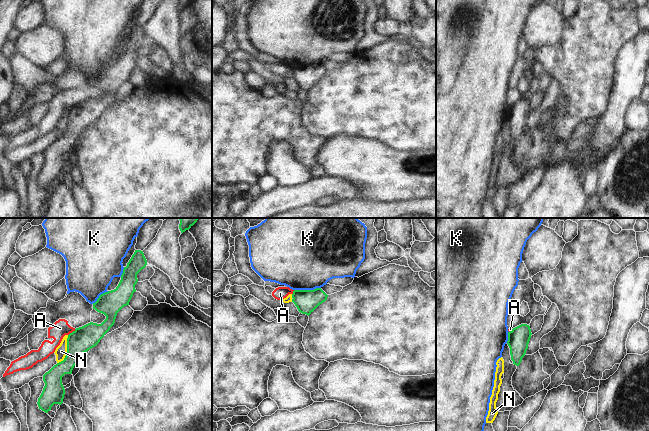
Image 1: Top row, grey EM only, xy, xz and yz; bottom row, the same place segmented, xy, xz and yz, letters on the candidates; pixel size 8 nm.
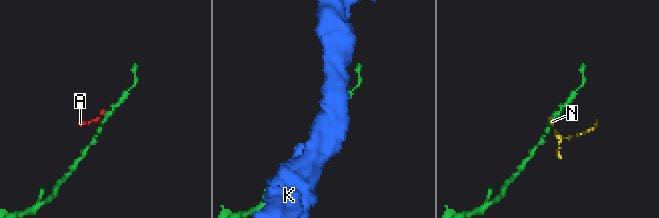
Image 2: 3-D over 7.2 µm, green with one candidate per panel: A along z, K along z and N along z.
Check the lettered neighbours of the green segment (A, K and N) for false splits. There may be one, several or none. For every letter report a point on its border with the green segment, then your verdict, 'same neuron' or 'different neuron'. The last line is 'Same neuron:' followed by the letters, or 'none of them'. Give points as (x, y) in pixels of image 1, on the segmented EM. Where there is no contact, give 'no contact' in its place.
A: contact xy (72, 332); different neuron
K: contact xz (307, 290); different neuron
N: contact xy (67, 350); different neuron
Same neuron: none of them

